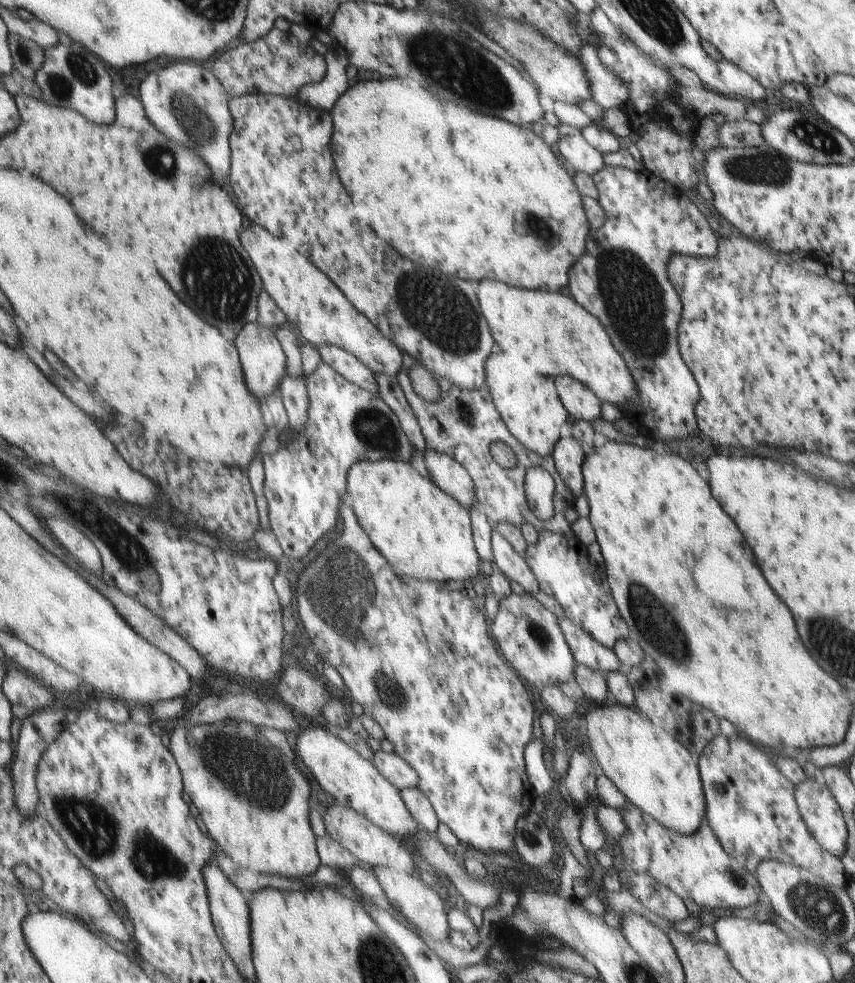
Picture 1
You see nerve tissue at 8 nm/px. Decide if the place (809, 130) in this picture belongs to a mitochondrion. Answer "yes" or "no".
yes

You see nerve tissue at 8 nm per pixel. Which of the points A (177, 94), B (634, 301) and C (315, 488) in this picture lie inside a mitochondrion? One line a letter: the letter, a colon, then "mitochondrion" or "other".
A: mitochondrion
B: mitochondrion
C: other

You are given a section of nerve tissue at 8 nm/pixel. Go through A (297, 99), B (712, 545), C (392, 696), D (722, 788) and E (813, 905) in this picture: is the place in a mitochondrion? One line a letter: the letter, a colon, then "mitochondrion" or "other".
A: other
B: other
C: mitochondrion
D: other
E: mitochondrion

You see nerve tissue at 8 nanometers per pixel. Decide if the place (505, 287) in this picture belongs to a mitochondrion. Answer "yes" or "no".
no

